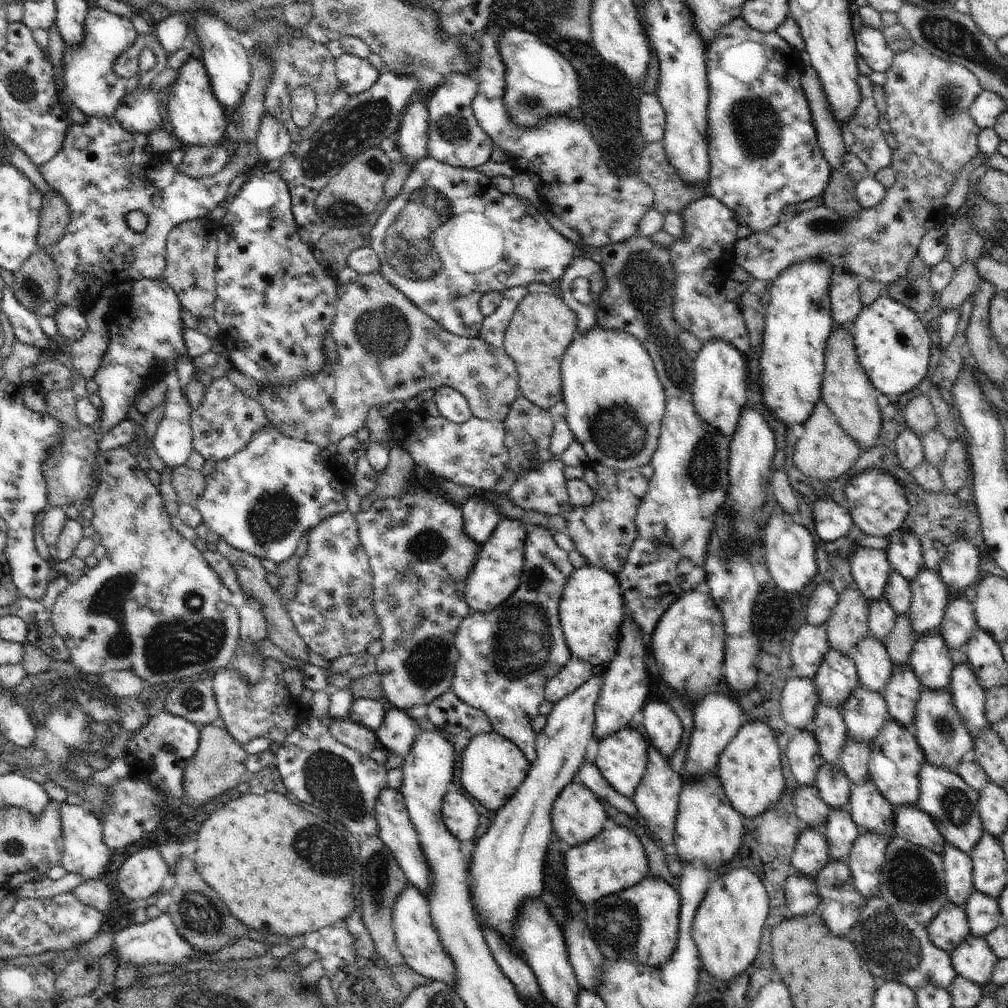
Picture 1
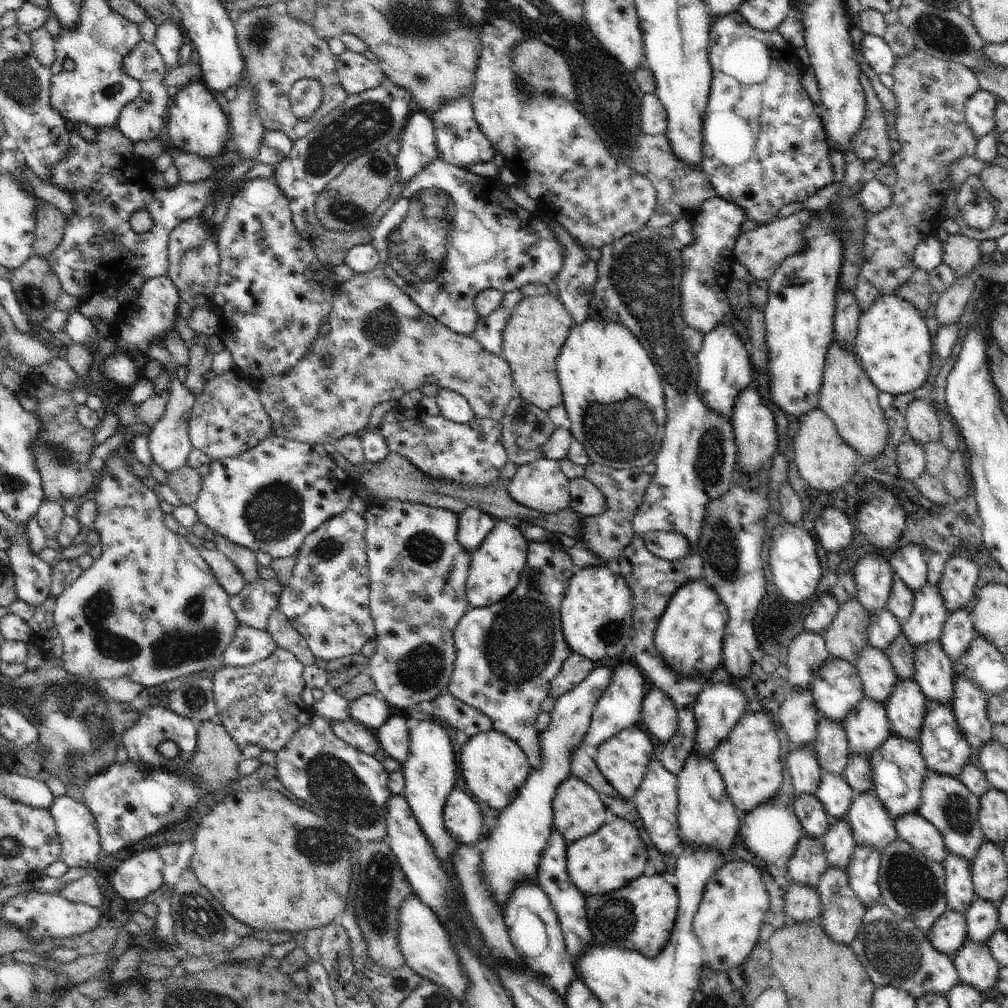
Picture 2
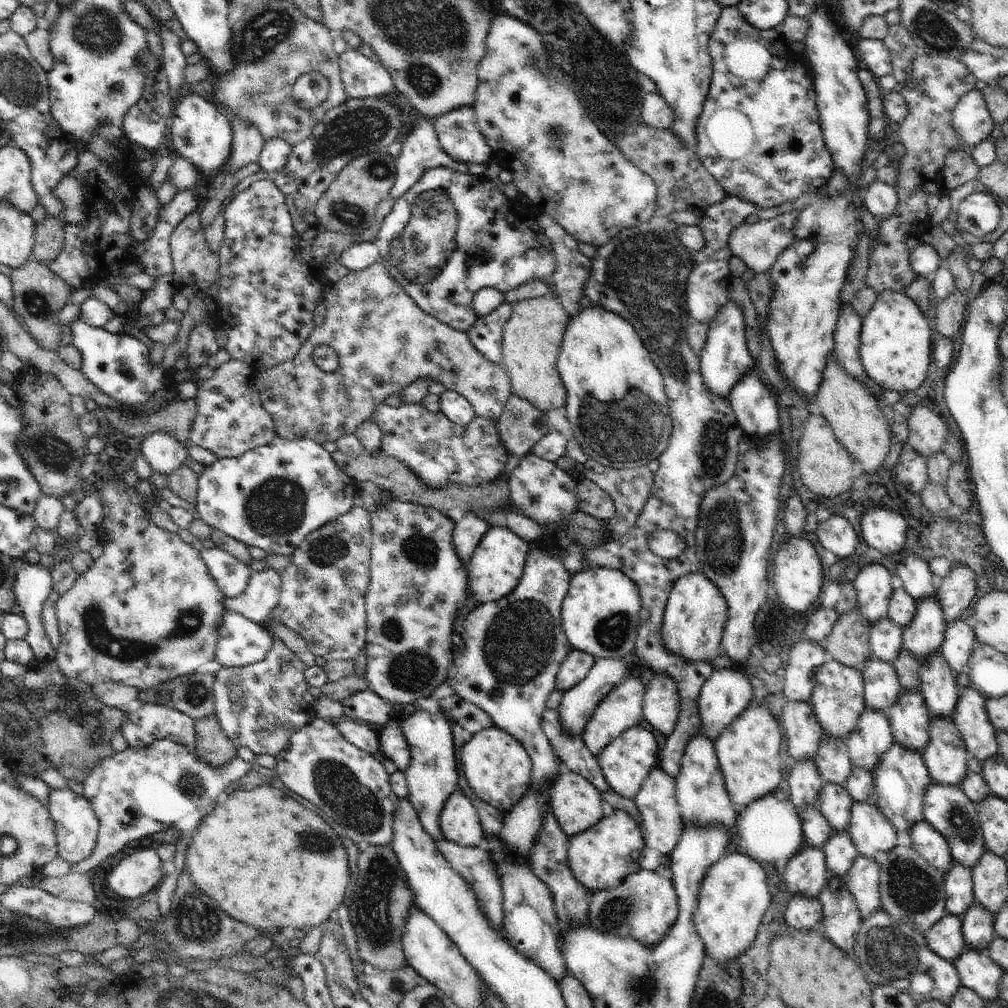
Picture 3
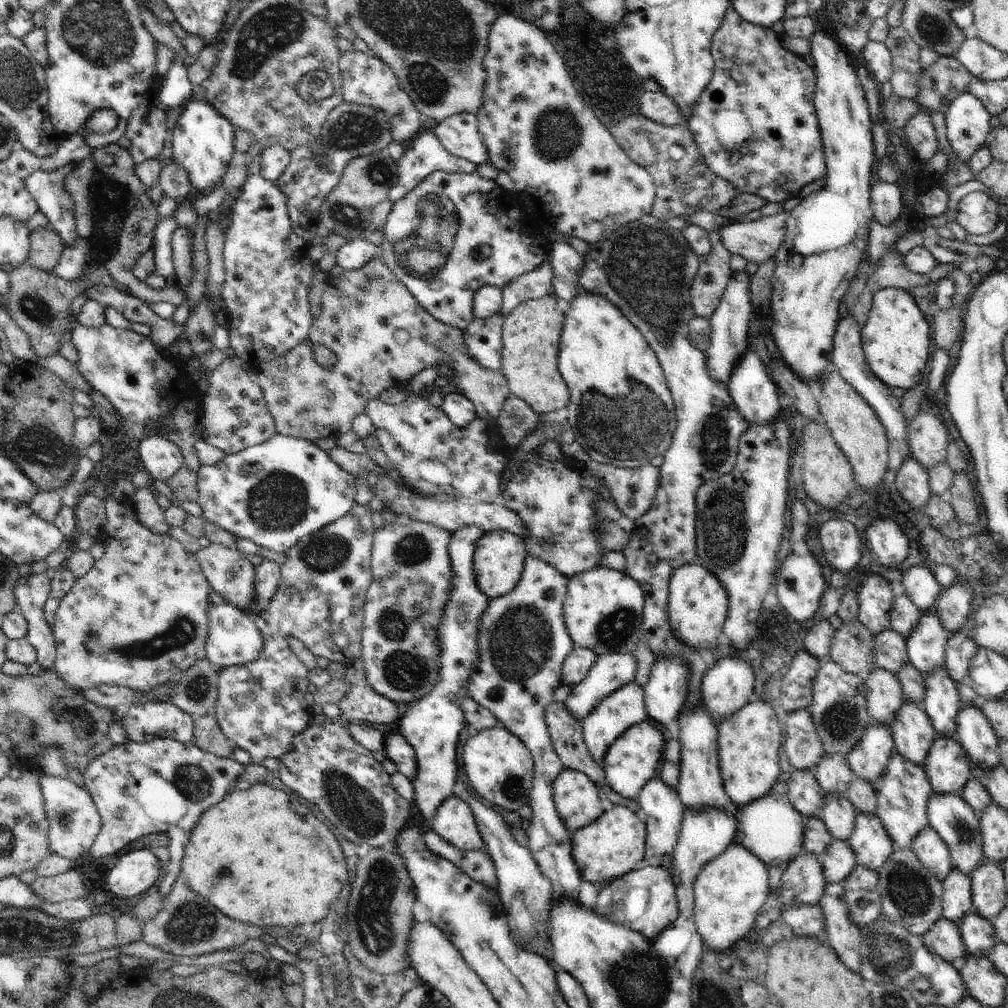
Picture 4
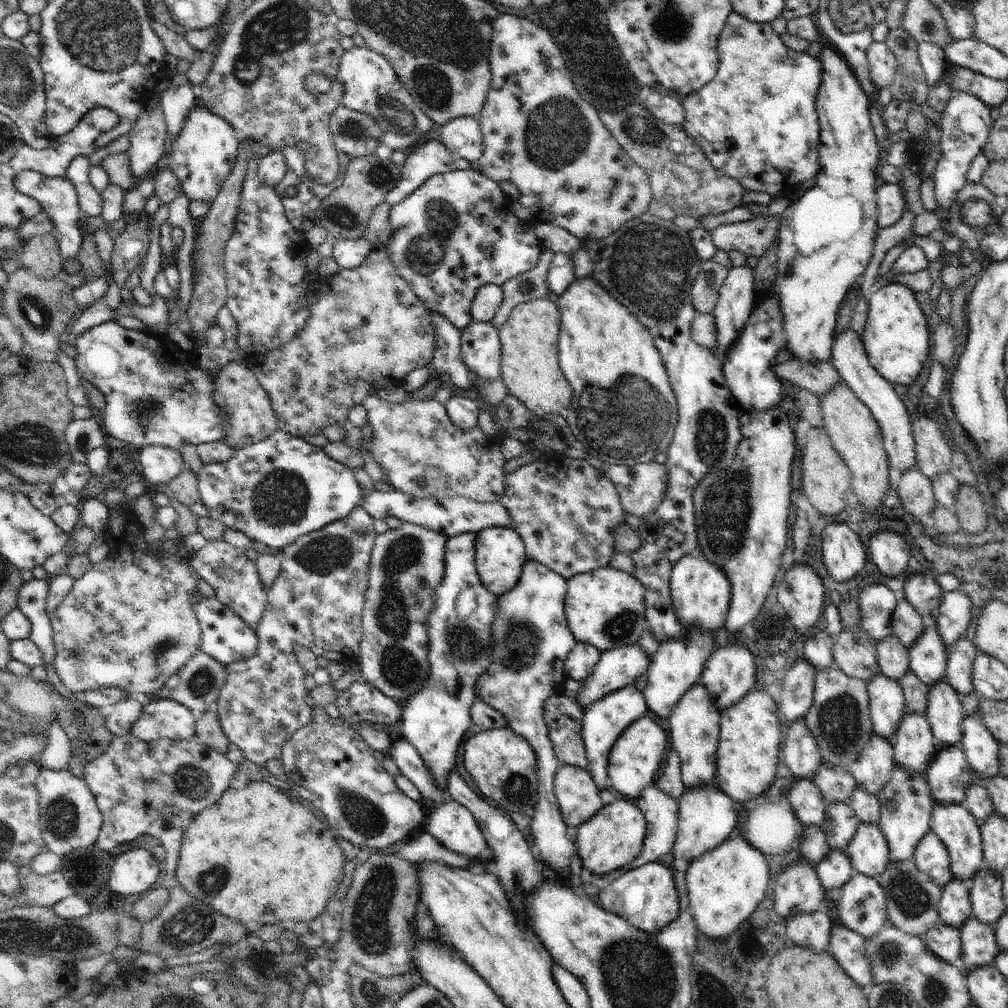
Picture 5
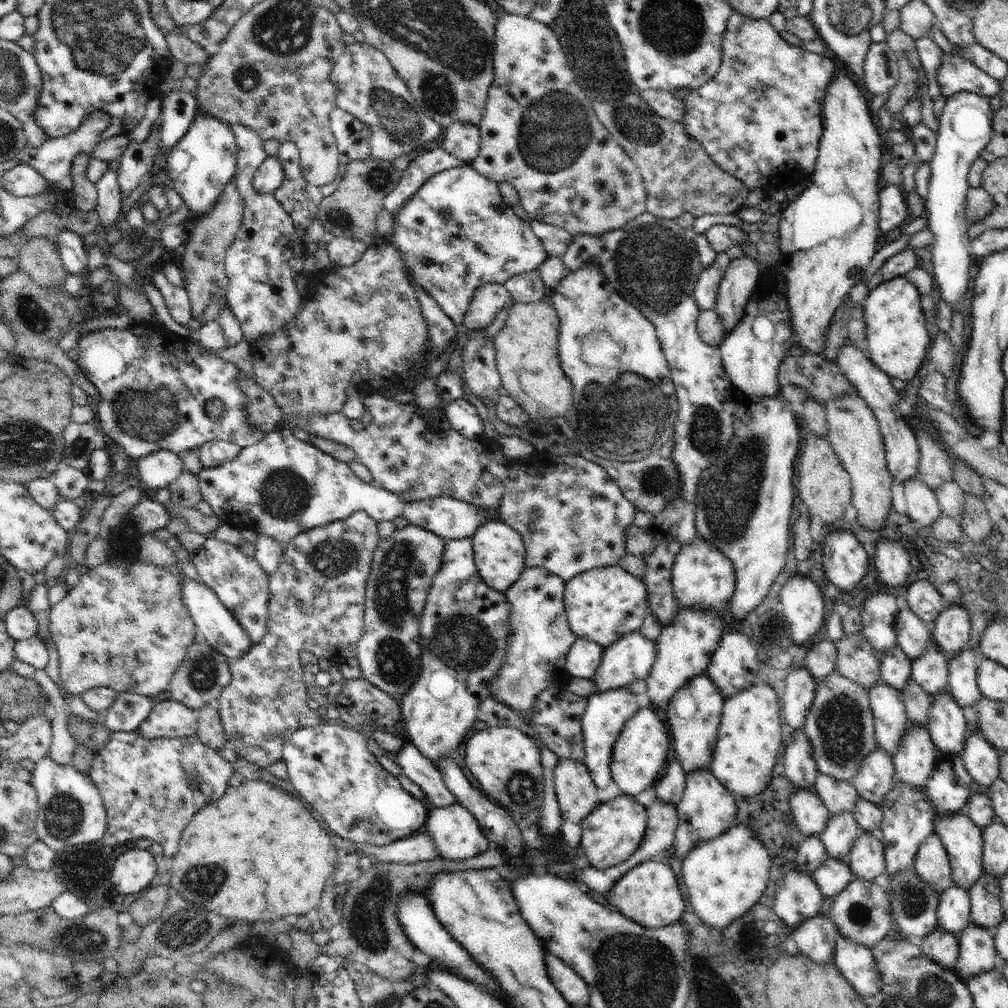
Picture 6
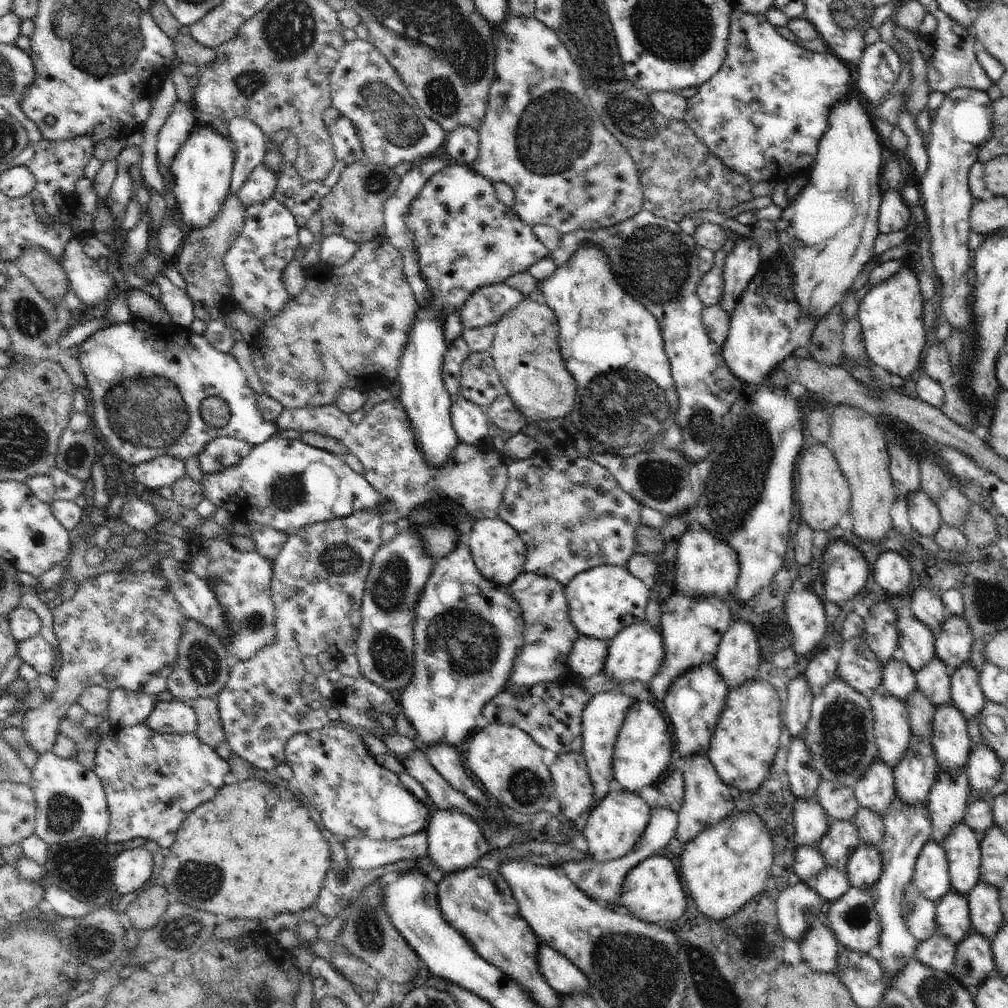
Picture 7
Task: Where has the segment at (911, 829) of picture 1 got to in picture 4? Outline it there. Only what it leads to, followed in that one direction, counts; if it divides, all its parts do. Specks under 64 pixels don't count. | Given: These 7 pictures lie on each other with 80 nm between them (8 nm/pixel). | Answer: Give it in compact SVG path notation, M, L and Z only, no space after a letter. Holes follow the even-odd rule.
M926 826L918 834L910 847L916 853L920 862L942 882L954 868L948 845L930 826Z

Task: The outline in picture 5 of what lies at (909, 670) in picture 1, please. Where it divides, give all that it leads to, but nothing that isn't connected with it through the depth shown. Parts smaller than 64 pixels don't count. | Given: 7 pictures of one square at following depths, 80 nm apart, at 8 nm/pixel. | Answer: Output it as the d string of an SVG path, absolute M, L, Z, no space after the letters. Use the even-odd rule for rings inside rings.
M920 713L903 714L892 745L896 764L911 775L924 775L938 752L931 724Z

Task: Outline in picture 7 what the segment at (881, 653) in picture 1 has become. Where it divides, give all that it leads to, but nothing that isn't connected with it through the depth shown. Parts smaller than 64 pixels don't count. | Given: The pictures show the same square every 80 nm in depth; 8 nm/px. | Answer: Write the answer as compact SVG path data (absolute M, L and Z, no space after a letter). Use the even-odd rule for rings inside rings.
M881 688L868 694L868 700L874 718L877 757L886 766L894 768L906 756L912 740L906 703Z

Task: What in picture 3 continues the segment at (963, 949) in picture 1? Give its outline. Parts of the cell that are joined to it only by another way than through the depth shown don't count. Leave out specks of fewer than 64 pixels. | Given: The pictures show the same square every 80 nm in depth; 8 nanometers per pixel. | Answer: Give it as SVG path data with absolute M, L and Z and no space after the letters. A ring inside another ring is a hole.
M968 947L953 963L962 985L971 988L985 1001L999 996L1000 978L1005 972L990 958L987 949Z

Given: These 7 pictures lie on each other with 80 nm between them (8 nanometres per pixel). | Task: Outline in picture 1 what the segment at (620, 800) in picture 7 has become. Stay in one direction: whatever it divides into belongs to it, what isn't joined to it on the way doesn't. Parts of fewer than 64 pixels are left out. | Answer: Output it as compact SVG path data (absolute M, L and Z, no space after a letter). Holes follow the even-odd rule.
M616 825L602 832L584 844L572 847L563 856L566 878L574 896L588 904L609 895L614 895L646 878L649 872L647 856L640 839L626 827Z

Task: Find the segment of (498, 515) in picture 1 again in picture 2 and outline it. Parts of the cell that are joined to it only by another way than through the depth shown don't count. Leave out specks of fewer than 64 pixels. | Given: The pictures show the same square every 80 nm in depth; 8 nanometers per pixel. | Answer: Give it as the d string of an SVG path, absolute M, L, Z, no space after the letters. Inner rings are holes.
M468 507L459 515L459 527L456 540L462 547L473 553L490 534L497 520L481 508Z

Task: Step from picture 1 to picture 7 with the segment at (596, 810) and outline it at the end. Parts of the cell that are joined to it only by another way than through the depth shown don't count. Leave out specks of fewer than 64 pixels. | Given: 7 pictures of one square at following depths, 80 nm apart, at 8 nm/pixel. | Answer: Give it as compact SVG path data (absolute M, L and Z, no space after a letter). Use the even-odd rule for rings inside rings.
M566 752L549 767L554 798L560 802L560 816L575 821L582 812L592 810L594 788L586 760L580 752Z

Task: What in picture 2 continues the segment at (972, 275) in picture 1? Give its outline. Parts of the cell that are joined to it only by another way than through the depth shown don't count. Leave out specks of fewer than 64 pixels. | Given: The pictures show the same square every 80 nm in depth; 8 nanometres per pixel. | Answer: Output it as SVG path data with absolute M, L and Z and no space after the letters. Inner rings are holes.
M971 275L956 277L952 286L943 292L936 302L936 320L940 325L950 323L958 323L959 318L963 315L964 306L970 298L970 294L976 288L975 281L971 279Z

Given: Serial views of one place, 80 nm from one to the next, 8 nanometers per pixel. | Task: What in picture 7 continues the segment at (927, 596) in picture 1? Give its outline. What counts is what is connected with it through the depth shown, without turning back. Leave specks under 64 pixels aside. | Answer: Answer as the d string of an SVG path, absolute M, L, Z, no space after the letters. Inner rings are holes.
M934 656L924 668L915 672L917 690L920 690L935 708L952 703L951 676L946 664Z

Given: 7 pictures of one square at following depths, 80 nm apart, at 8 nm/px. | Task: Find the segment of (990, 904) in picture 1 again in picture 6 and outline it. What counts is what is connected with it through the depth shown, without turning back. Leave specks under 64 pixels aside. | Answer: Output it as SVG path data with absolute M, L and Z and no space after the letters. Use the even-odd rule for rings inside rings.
M972 923L959 934L959 957L953 970L962 980L968 982L973 976L999 966L1000 956L997 953L993 935L993 931Z

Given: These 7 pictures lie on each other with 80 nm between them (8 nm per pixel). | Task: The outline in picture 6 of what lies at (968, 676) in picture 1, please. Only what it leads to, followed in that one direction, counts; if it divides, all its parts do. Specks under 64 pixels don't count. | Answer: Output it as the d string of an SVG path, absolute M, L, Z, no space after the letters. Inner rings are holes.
M972 731L960 755L974 782L989 787L1000 774L999 753L982 731Z

